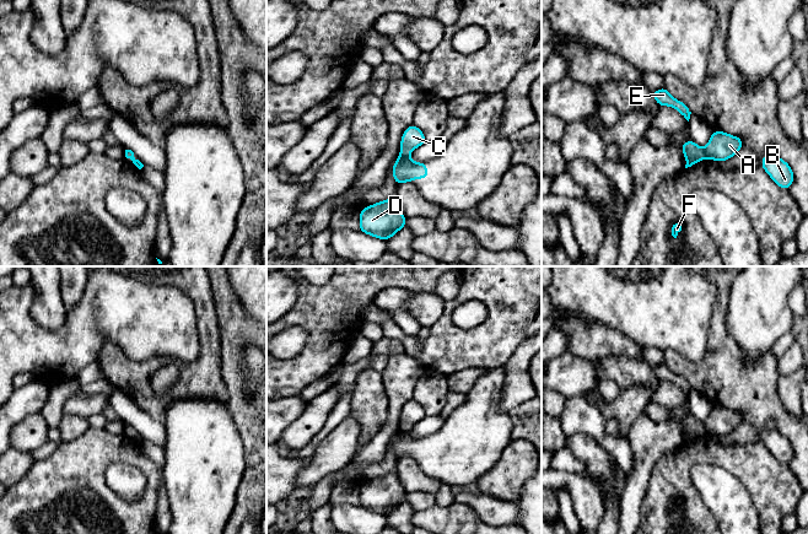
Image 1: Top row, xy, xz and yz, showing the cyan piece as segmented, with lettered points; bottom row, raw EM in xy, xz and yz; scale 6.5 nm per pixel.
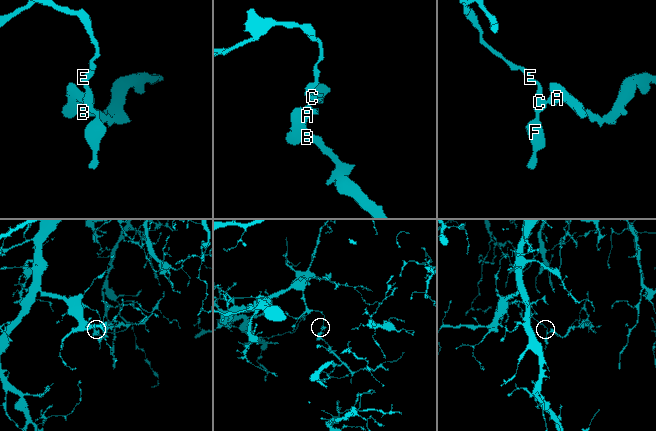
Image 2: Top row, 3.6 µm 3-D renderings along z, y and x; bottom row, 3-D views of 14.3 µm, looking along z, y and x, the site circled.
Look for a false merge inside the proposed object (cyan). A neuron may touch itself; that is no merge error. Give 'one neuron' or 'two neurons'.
two neurons

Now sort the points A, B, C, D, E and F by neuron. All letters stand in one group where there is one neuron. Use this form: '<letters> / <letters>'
A B D / C E F

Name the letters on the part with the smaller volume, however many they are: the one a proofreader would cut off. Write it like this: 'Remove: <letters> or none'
Remove: A, B, D

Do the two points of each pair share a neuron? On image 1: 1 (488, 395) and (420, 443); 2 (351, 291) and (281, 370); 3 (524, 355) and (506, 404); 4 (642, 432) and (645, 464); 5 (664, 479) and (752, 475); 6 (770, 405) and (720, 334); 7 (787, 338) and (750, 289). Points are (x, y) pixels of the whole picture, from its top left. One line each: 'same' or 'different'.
1: same
2: same
3: same
4: same
5: same
6: same
7: different

